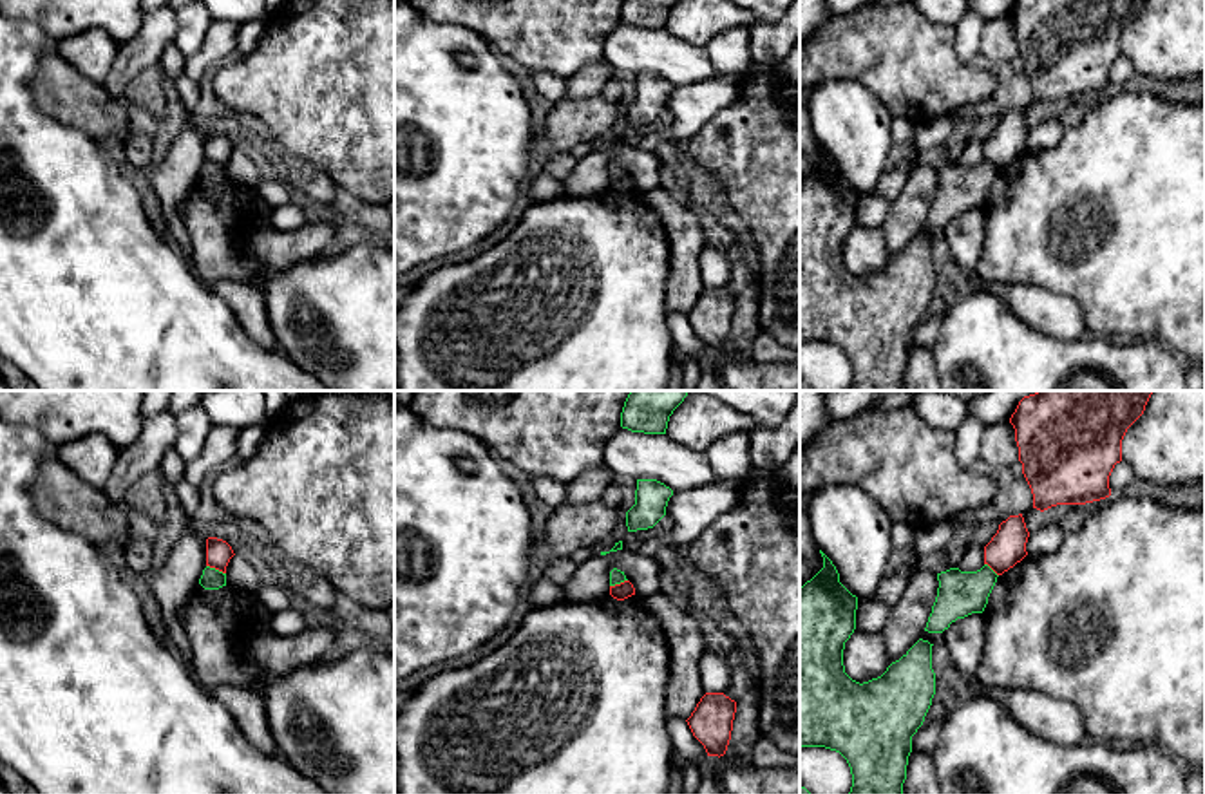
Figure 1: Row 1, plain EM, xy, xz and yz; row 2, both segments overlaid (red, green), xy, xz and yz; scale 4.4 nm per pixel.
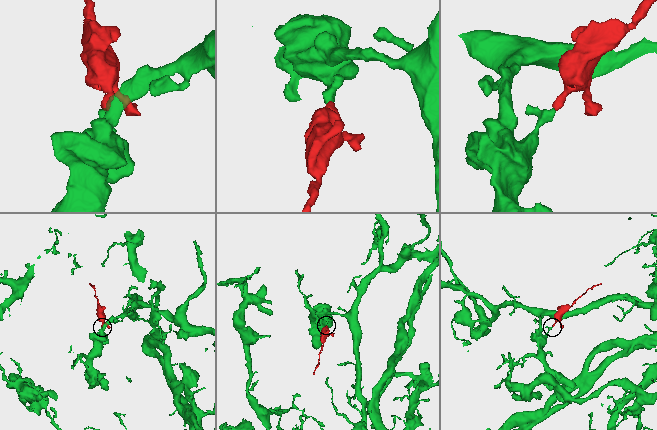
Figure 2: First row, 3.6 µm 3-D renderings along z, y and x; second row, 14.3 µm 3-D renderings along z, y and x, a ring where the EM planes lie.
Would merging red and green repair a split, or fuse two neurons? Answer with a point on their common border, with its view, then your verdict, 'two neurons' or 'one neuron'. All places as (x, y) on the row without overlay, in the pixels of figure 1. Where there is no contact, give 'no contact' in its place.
xy (216, 163) | two neurons

